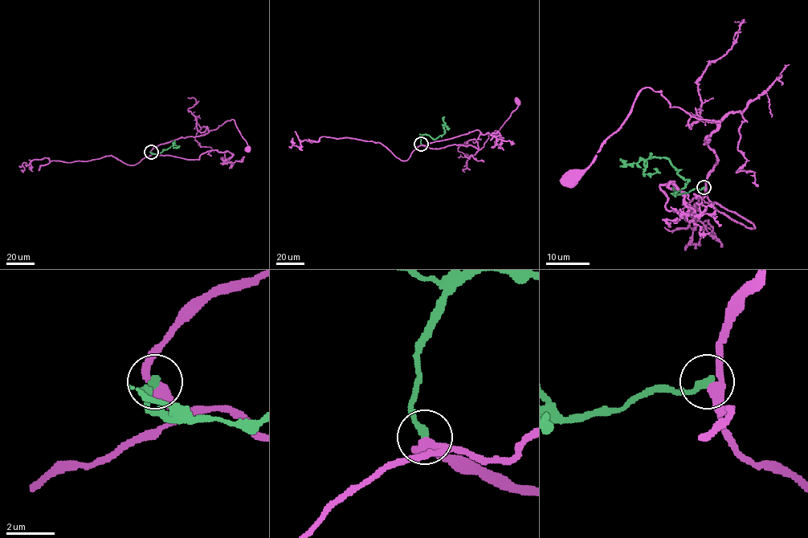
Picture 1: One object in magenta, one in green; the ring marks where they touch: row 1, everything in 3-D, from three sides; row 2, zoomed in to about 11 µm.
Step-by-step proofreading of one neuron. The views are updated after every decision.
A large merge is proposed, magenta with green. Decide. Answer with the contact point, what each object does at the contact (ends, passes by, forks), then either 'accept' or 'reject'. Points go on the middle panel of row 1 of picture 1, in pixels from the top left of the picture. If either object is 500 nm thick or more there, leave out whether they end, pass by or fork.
place (421, 144); magenta passes by; green ends; reject

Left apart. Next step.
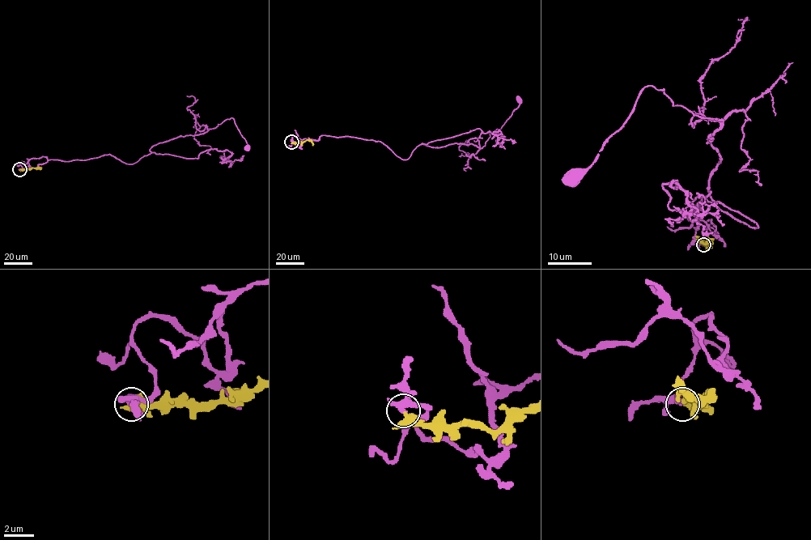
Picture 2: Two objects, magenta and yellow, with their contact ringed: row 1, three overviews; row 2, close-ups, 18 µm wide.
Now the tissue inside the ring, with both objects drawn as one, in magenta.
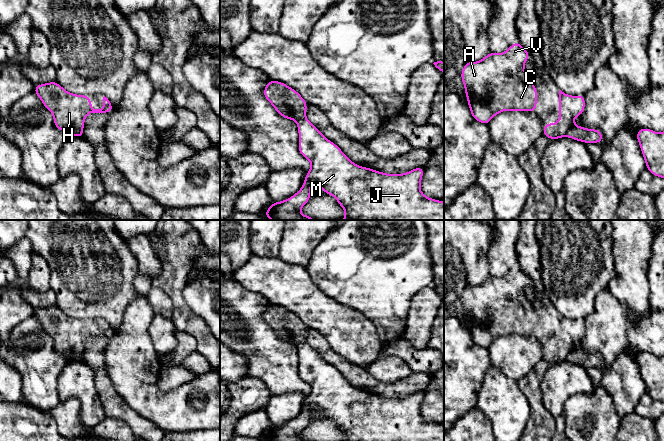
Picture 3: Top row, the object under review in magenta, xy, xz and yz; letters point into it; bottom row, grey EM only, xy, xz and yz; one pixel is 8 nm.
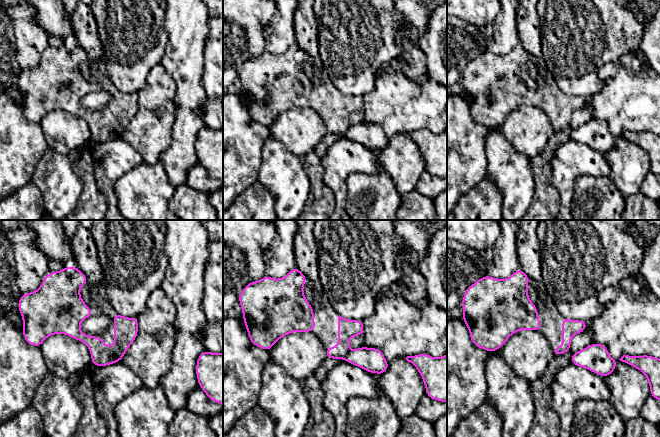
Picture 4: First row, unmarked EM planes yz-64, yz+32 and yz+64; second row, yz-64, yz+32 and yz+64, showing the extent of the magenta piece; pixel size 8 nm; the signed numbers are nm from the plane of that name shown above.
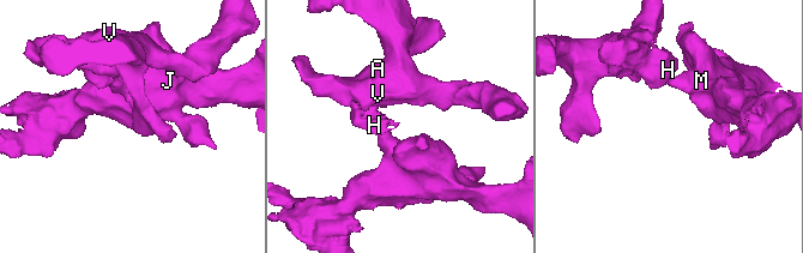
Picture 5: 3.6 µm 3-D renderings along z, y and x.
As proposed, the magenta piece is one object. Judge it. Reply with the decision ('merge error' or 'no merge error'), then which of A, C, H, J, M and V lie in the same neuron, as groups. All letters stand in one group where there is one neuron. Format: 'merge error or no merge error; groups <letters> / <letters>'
merge error; groups A C H V / J M

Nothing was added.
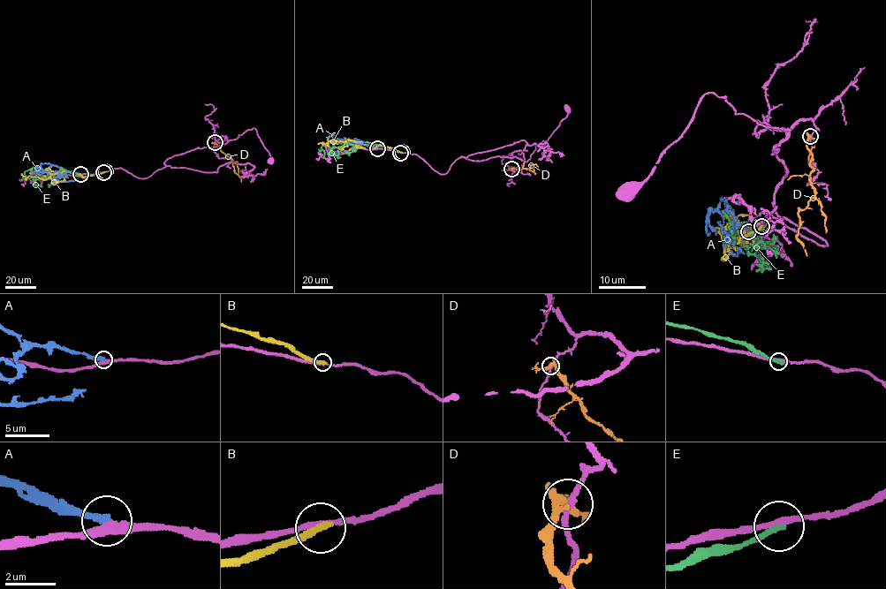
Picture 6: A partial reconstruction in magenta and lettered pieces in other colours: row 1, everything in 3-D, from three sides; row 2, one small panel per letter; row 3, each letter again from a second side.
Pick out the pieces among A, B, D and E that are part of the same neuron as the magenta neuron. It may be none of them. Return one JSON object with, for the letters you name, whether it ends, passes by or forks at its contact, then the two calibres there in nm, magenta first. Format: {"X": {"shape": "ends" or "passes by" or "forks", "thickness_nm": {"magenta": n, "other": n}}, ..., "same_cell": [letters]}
{"same_cell": []}

